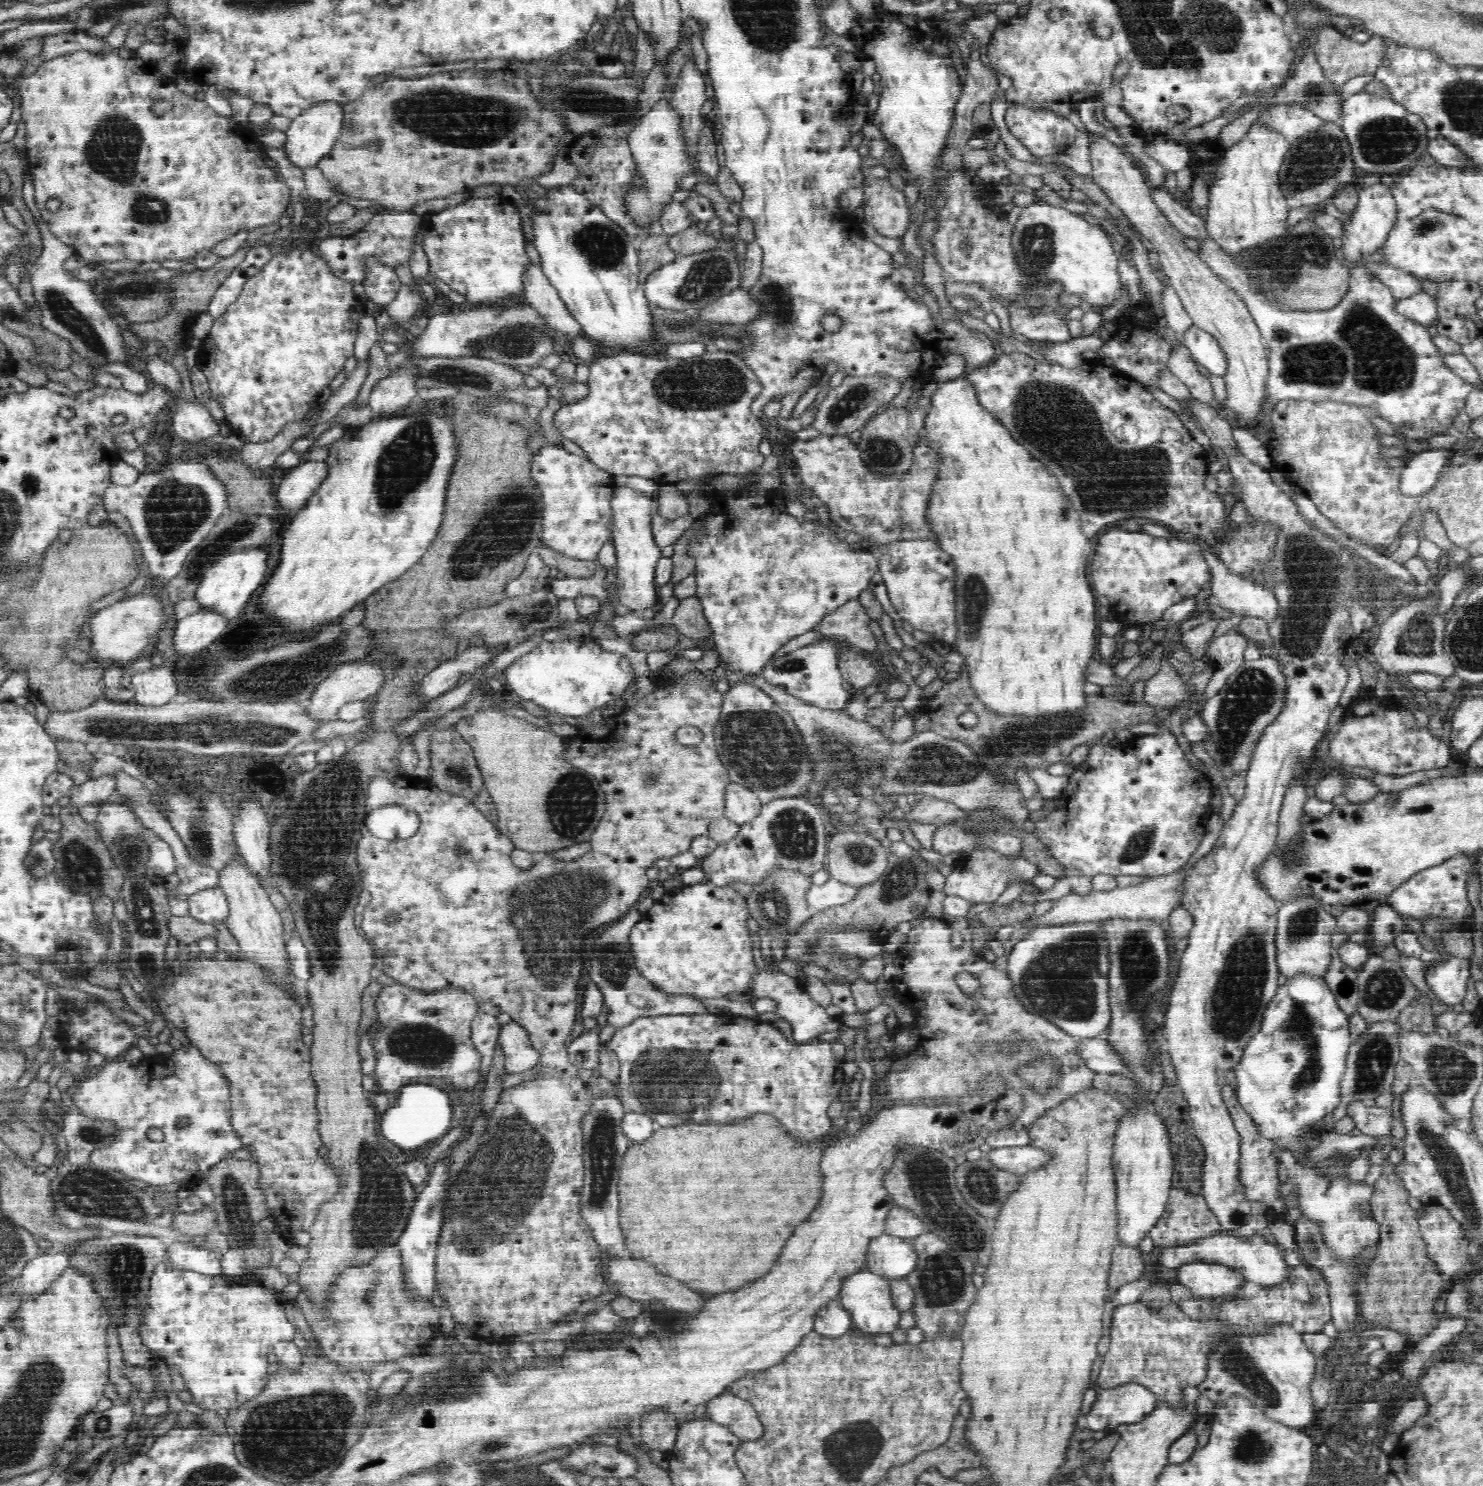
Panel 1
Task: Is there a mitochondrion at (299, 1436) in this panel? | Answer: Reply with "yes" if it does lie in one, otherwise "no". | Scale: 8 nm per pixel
yes

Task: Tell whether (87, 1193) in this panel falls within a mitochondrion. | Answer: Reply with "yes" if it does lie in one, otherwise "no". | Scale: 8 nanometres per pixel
yes

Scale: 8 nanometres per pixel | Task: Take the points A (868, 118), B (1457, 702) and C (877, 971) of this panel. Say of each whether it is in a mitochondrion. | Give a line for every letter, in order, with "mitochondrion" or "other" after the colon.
A: other
B: other
C: other

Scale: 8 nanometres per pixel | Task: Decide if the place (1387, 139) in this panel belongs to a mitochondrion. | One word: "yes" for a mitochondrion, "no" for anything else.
yes

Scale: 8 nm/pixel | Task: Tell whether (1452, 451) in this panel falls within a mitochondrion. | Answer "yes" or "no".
no

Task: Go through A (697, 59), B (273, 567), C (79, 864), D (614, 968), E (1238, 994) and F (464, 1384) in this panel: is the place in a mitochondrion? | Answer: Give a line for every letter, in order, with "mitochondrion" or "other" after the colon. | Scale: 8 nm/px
A: other
B: other
C: mitochondrion
D: mitochondrion
E: mitochondrion
F: mitochondrion

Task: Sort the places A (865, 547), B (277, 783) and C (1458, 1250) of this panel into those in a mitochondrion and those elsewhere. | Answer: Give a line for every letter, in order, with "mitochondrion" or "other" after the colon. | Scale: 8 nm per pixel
A: other
B: mitochondrion
C: mitochondrion

